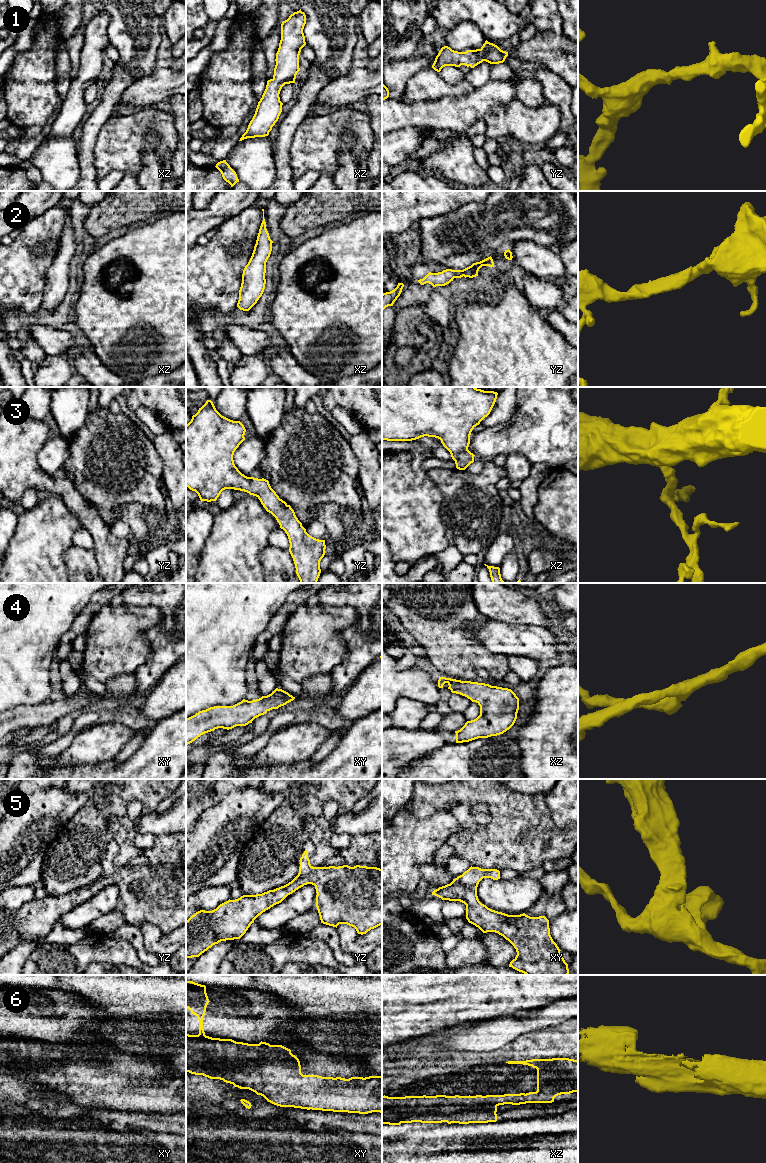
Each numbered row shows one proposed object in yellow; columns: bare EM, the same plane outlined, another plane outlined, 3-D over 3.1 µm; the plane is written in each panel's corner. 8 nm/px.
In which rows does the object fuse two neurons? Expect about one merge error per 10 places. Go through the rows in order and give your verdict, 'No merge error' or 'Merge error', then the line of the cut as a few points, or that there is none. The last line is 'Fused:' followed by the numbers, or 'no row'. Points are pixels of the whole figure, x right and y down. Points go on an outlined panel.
1: No merge error. No split
2: No merge error. No split
3: No merge error. No split
4: No merge error. No split
5: No merge error. No split
6: No merge error. No split
Fused: no row

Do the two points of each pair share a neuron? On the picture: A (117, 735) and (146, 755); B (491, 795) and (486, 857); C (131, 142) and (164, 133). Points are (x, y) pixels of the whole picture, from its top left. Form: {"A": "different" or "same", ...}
{"A": "different", "B": "same", "C": "same"}

